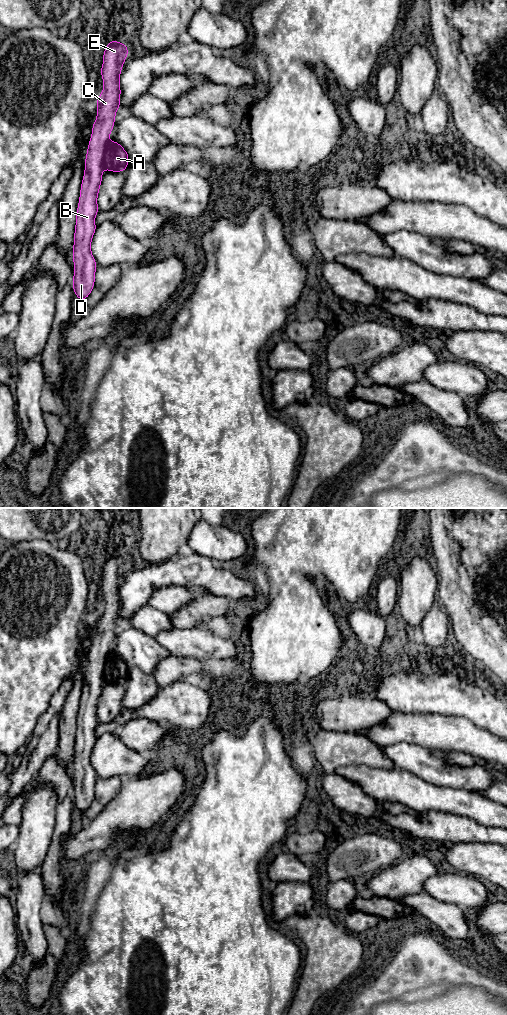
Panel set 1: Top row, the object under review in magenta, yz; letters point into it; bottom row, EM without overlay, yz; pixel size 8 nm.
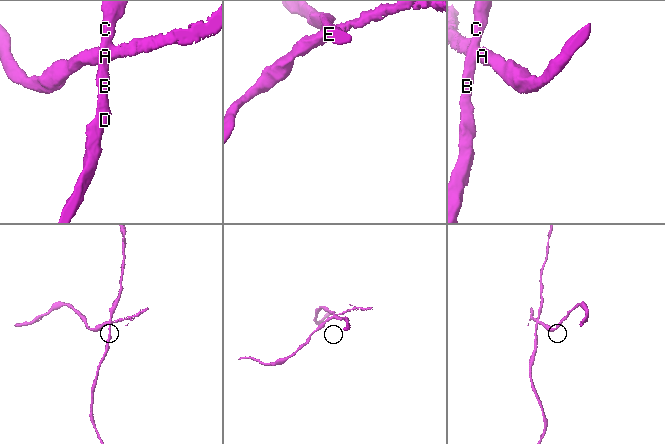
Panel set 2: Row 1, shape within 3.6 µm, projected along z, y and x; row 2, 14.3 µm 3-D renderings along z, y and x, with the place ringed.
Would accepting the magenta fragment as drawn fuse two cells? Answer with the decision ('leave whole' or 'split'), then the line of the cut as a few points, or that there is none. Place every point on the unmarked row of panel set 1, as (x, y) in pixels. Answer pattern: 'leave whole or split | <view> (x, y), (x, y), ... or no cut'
split | yz (109, 652), (105, 662), (103, 680)

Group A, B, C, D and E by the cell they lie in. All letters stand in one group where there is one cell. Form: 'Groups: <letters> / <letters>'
Groups: A / B C D E

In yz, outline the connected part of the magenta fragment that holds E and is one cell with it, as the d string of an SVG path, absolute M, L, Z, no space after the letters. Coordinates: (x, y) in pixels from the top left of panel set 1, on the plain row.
M109 553L103 565L101 579L103 603L96 614L98 625L92 638L85 670L74 744L72 796L74 805L80 813L90 807L95 795L97 776L91 764L91 754L97 740L95 737L95 728L99 723L97 710L104 682L105 662L114 640L117 621L120 619L120 586L127 568L128 559L118 553Z

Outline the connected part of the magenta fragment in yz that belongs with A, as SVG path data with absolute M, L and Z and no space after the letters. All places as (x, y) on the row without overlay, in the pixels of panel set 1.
M109 653L104 667L104 681L112 684L123 684L128 680L129 666L116 653Z

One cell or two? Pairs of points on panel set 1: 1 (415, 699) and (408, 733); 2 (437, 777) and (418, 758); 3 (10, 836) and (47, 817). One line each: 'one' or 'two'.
1: two
2: one
3: two

